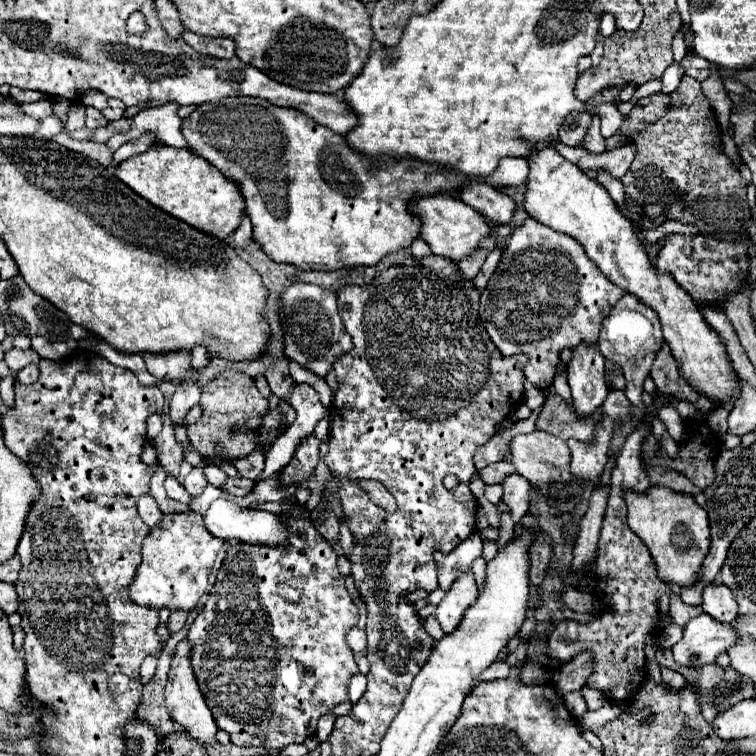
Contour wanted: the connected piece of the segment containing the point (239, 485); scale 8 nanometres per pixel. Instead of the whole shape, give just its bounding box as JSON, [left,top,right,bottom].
[220,478,254,496]

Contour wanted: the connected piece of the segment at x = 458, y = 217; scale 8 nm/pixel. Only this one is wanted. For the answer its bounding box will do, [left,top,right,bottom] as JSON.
[408,194,490,262]

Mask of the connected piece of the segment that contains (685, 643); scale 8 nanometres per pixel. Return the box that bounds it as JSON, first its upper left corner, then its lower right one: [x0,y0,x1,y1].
[672,614,736,668]

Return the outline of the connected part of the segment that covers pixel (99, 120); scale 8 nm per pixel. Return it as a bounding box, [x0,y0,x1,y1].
[85,107,110,131]

